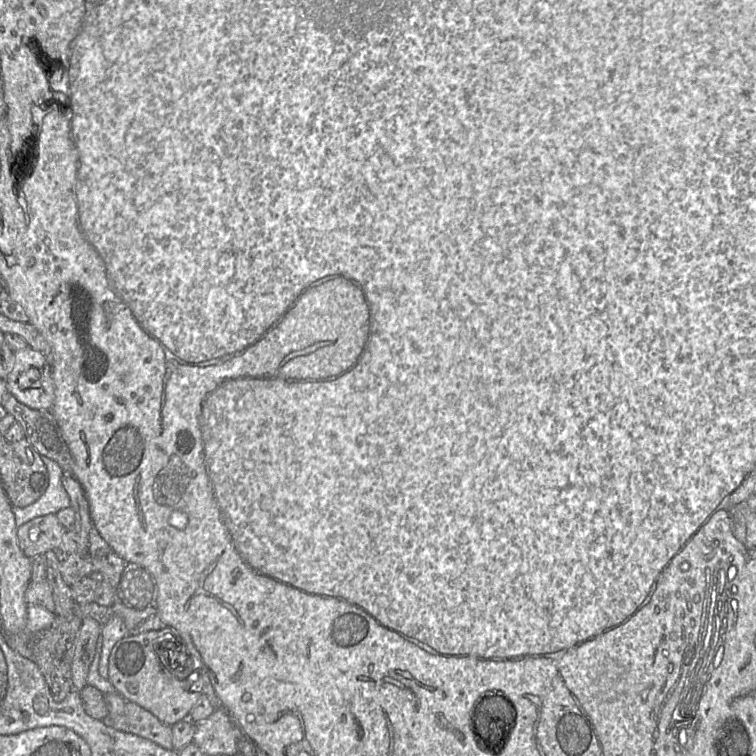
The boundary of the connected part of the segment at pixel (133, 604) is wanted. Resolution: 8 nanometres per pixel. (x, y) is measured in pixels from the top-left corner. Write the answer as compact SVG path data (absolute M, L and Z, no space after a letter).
M127 563L119 583L118 592L128 607L143 610L154 605L156 583L151 573L135 563Z

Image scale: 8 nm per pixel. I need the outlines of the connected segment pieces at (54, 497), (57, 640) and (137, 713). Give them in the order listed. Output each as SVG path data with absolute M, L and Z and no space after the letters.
M41 456L41 458L49 473L48 488L35 503L24 508L12 507L17 528L34 518L56 514L60 510L71 506L70 497L62 484L64 471L54 460L45 456Z
M55 551L44 554L46 562L46 580L52 588L55 602L55 620L50 627L36 633L24 631L9 635L6 640L9 647L20 656L33 660L43 674L55 702L63 701L74 690L71 675L71 662L74 652L74 641L81 627L82 619L76 614L76 602L72 598L71 586L63 579L59 570L59 561Z
M126 701L121 715L108 714L102 721L116 730L146 738L164 749L173 749L171 726L134 702Z

